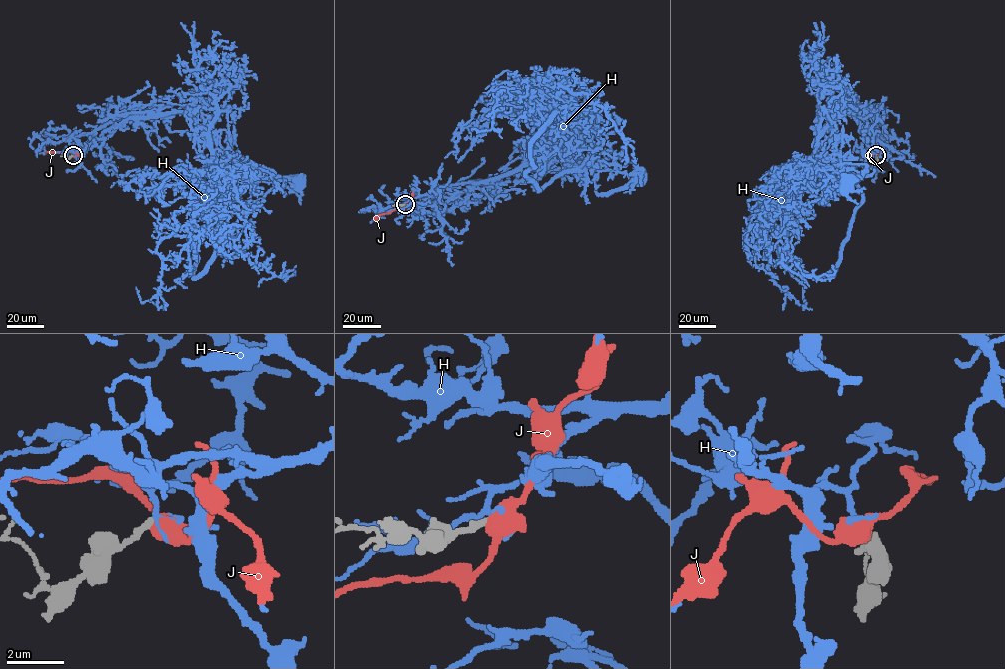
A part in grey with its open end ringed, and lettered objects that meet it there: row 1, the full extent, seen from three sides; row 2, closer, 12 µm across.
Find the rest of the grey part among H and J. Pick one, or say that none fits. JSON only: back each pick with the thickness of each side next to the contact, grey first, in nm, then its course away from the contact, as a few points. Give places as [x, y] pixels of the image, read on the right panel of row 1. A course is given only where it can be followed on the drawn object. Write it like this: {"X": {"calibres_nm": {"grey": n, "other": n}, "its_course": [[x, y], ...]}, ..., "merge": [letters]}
{"H": {"calibres_nm": {"grey": 200, "other": 140}, "its_course": [[876, 155], [866, 121], [839, 113], [812, 158], [837, 154], [841, 188], [846, 181]]}, "merge": ["H"]}

